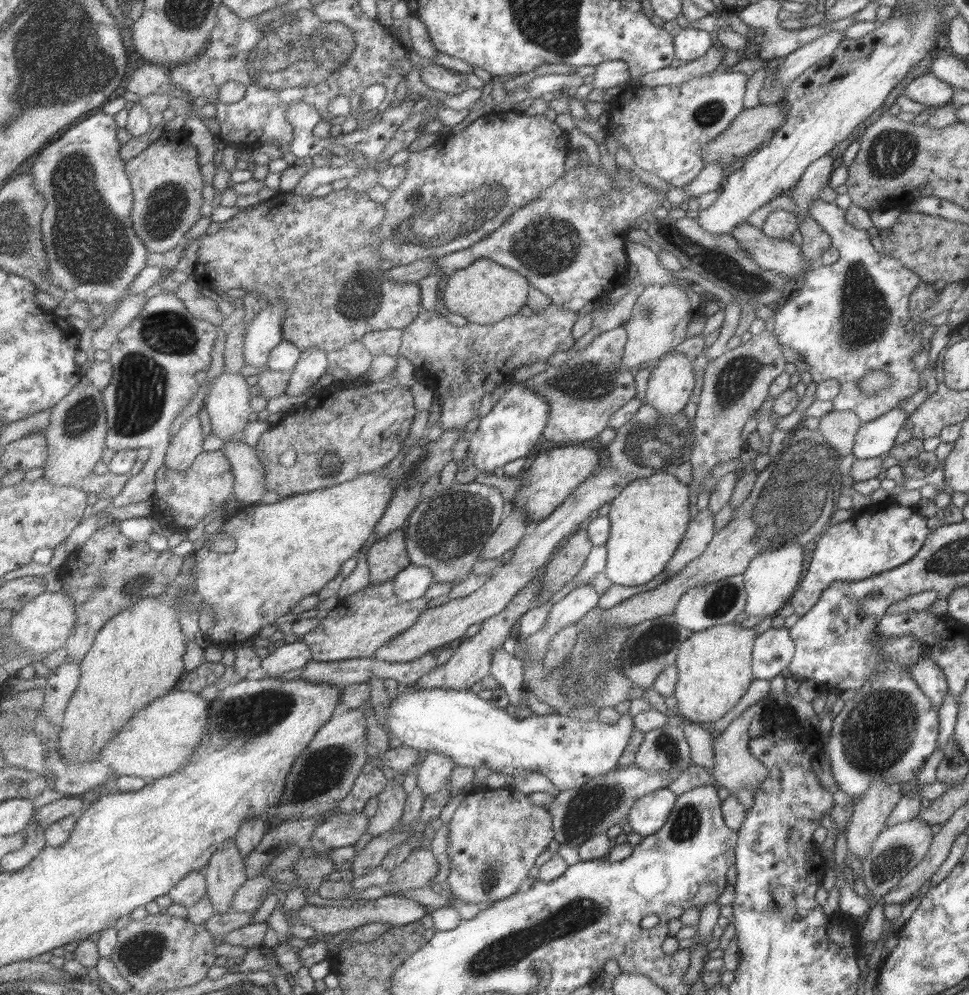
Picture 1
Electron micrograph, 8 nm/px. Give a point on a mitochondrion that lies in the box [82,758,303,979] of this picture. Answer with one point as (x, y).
(139, 952)

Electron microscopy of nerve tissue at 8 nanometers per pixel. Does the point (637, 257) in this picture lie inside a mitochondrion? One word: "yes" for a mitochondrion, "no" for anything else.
no

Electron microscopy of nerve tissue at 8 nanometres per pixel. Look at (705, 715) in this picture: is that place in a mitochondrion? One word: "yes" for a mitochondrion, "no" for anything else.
no

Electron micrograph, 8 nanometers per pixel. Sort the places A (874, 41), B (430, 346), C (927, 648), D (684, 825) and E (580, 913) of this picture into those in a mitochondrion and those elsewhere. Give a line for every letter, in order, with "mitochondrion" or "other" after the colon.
A: other
B: other
C: other
D: mitochondrion
E: mitochondrion

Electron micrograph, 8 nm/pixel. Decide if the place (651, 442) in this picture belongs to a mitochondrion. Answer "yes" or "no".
yes

